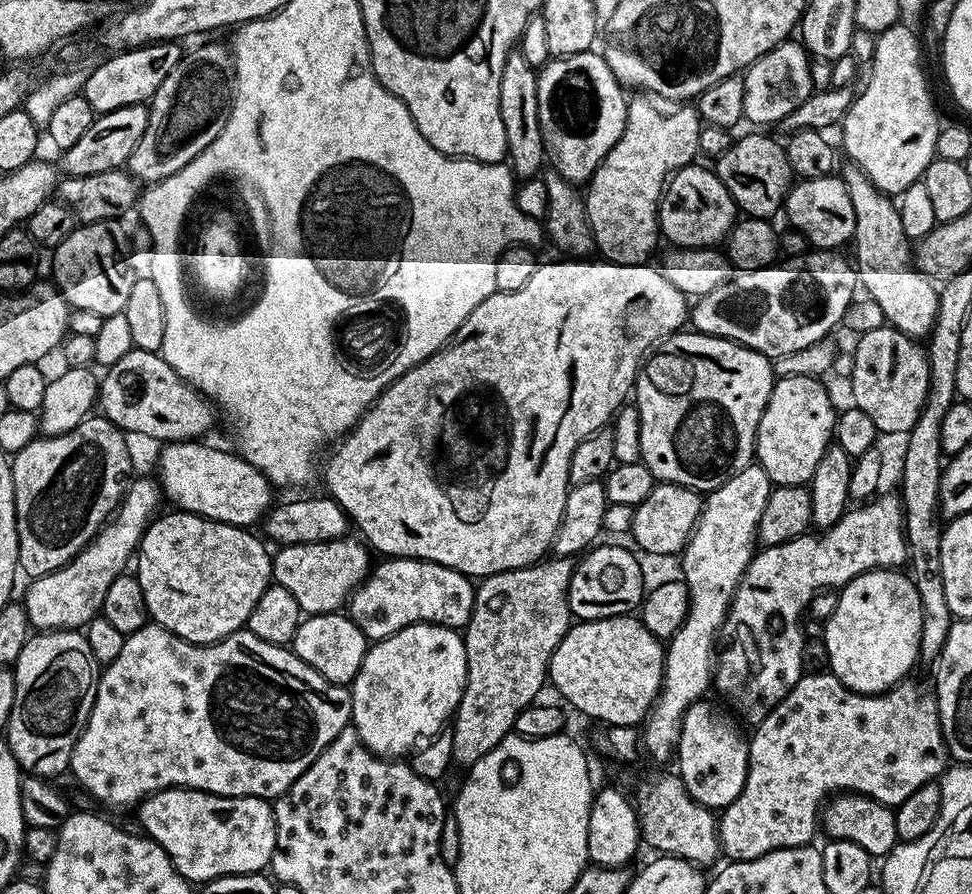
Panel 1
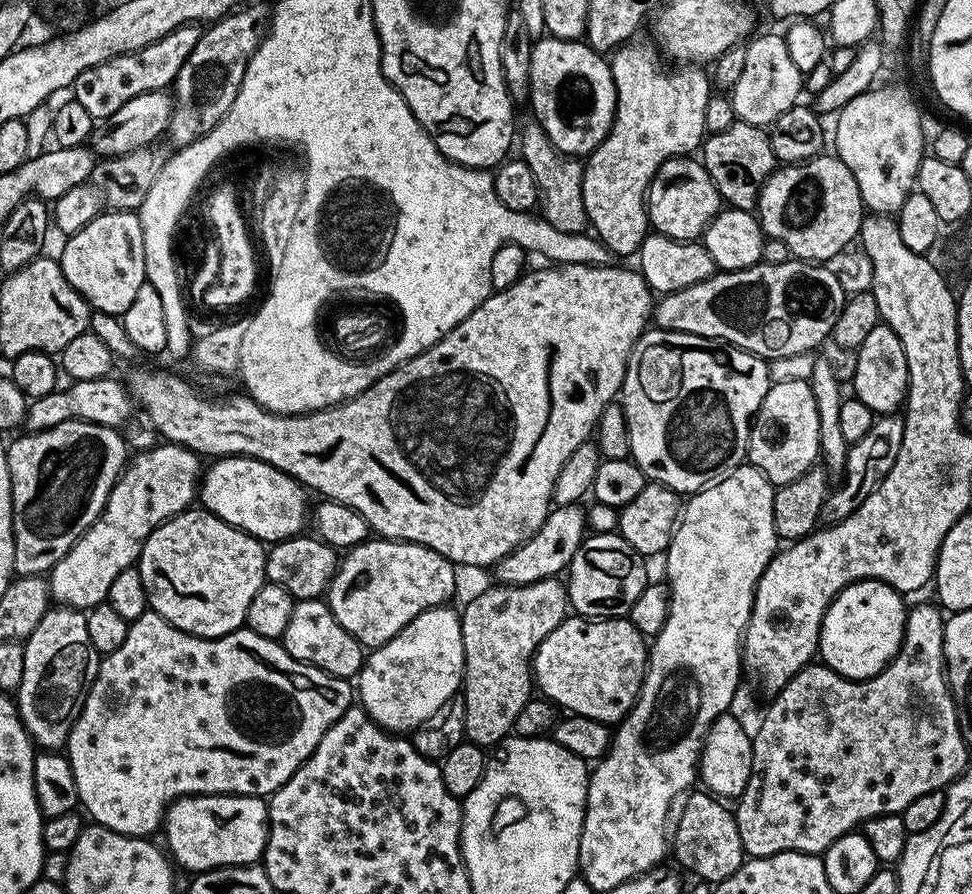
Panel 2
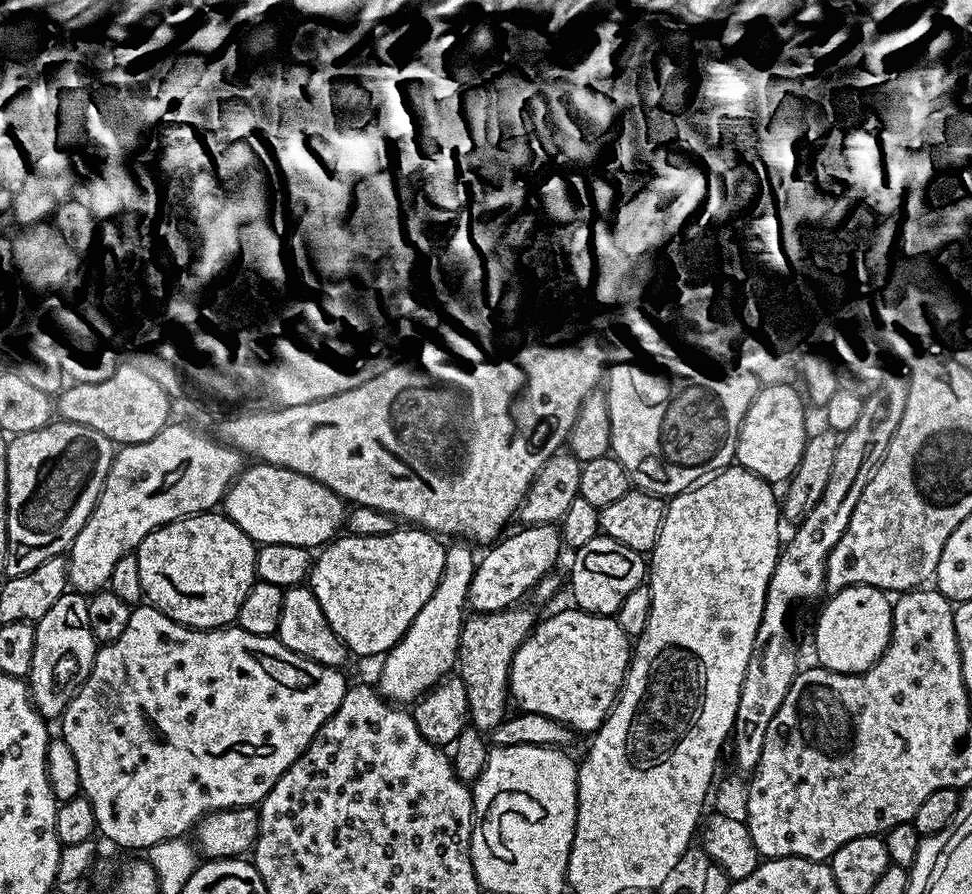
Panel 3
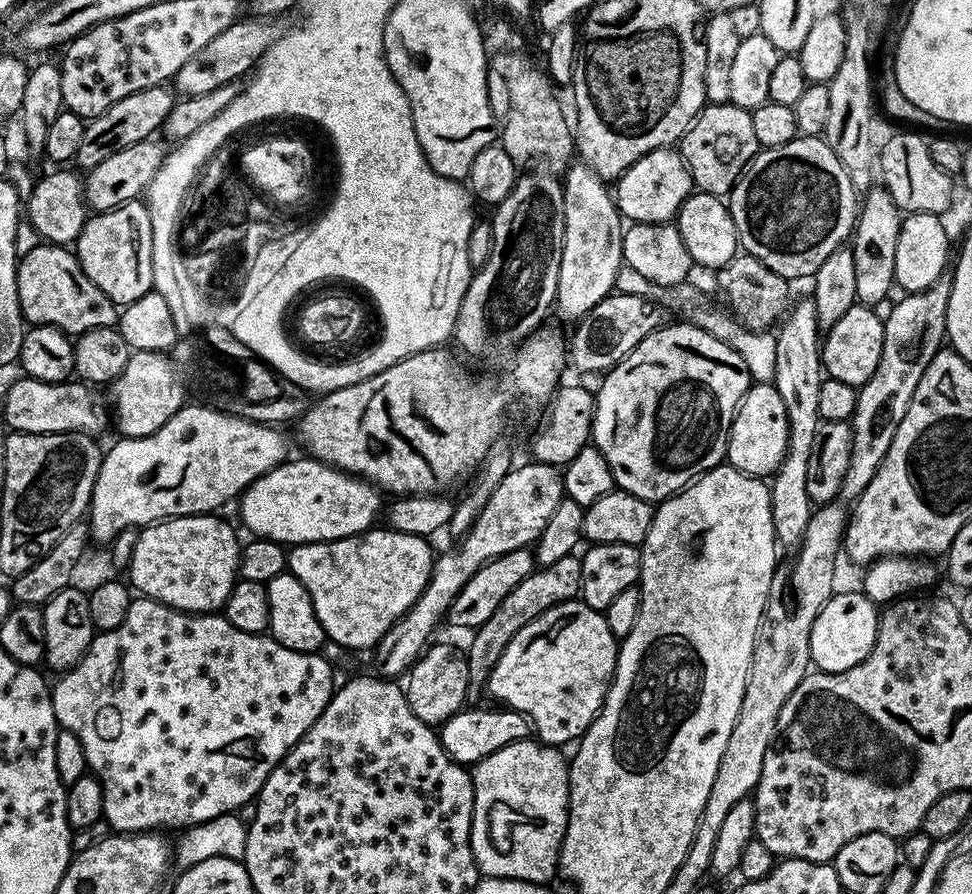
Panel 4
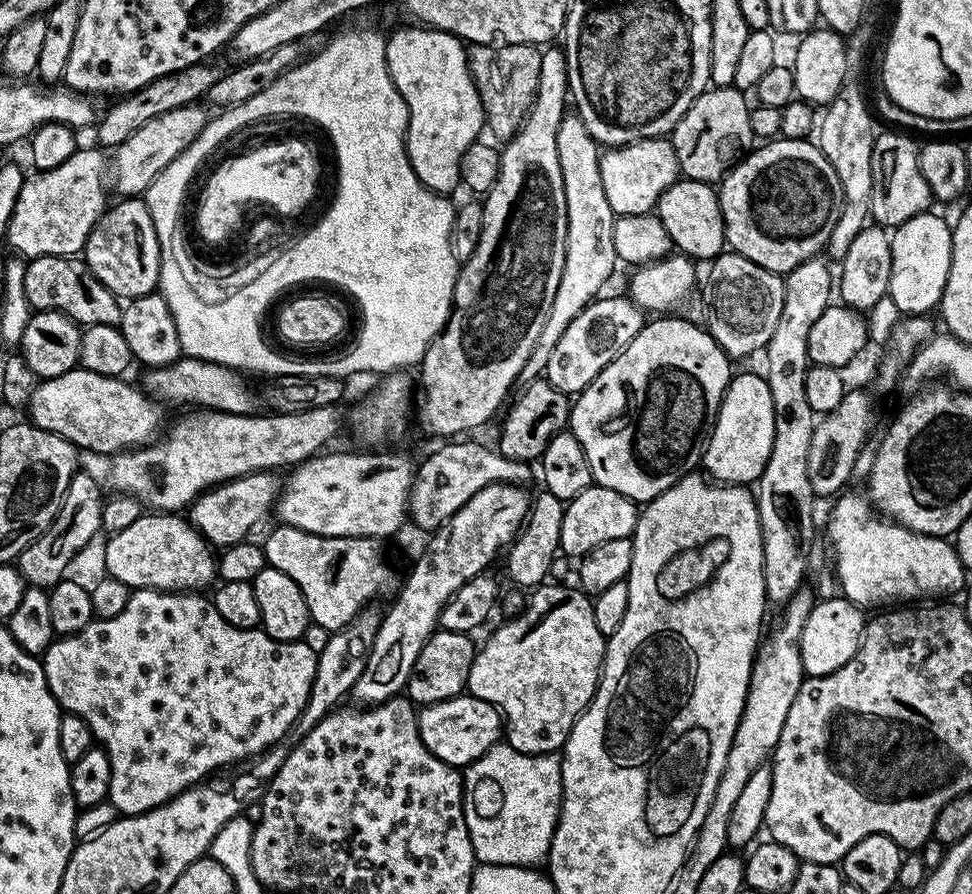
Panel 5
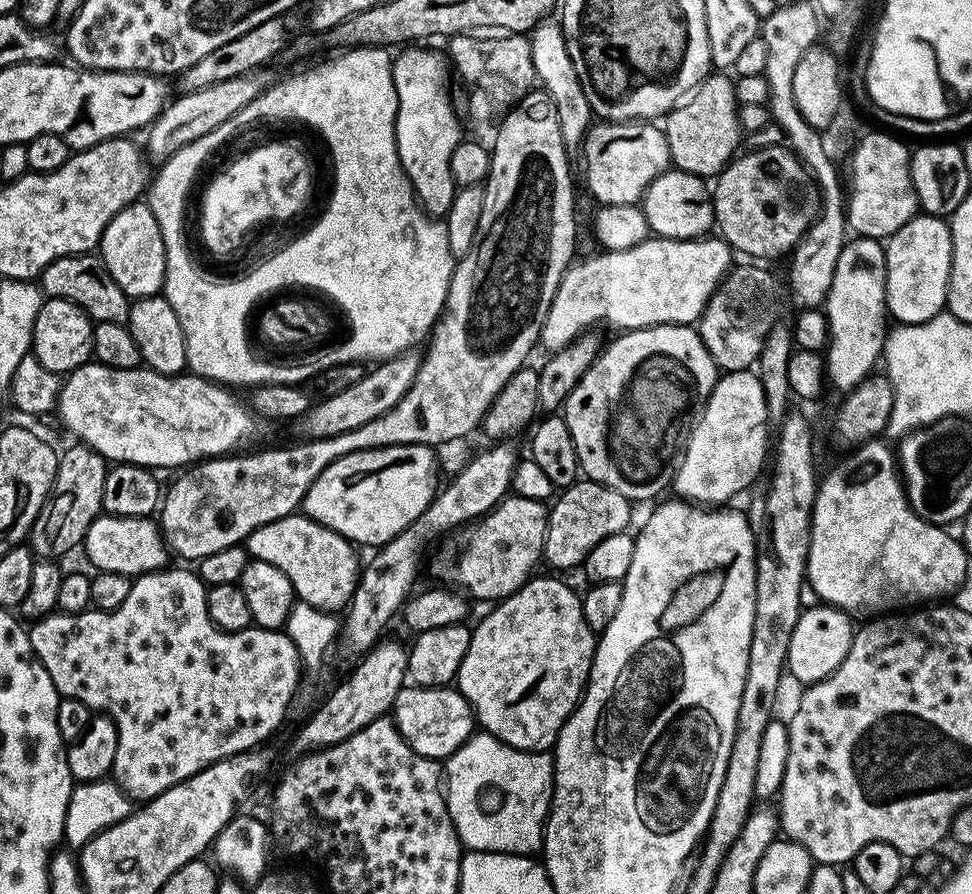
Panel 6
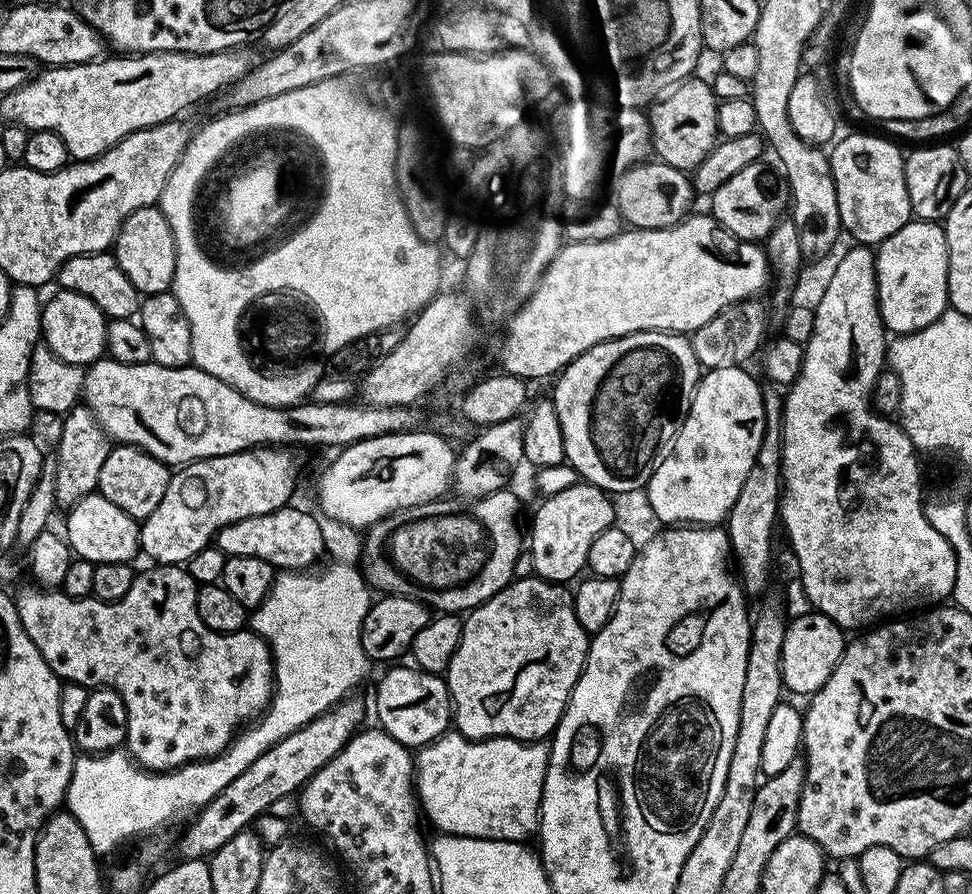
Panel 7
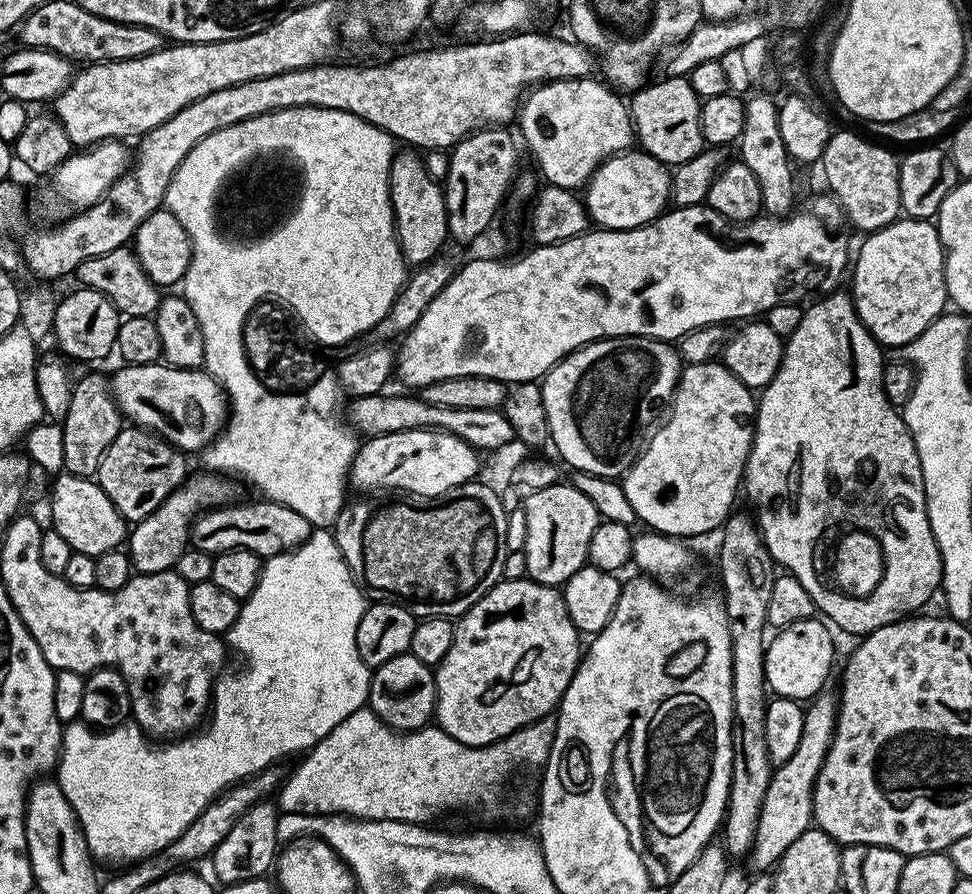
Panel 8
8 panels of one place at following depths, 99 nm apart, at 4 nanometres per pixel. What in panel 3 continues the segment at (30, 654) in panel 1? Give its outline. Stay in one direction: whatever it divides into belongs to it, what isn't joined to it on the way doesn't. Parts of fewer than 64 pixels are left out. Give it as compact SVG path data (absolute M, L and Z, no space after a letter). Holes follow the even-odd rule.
M75 590L64 592L51 610L35 621L34 627L34 662L26 683L32 704L45 721L52 722L64 715L66 706L76 697L76 691L88 681L96 657L98 645L90 630L88 596Z

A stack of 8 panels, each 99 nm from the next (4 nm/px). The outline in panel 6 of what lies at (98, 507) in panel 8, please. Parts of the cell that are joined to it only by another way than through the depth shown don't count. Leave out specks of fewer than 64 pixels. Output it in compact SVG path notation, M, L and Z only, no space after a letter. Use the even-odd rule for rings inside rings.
M101 514L86 530L82 552L88 555L93 569L133 578L158 572L169 563L170 549L155 519L147 516L110 516Z

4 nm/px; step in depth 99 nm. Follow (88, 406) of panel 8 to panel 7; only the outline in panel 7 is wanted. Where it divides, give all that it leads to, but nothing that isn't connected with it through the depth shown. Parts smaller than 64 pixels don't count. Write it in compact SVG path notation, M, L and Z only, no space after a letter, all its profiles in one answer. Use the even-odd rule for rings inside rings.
M75 406L63 417L60 441L56 444L56 502L61 509L69 510L82 498L93 495L98 489L98 474L110 451L110 441L98 418L86 406Z

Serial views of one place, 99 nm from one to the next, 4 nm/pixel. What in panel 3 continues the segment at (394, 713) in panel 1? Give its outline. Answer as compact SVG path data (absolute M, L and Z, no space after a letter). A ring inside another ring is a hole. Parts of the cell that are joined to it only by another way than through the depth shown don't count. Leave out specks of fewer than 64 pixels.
M452 542L444 549L442 578L426 606L418 610L418 618L410 622L406 634L388 652L380 664L378 691L385 700L408 706L420 699L425 692L439 684L457 667L460 650L460 627L466 619L468 587L476 569L477 557L472 556L464 542ZM452 544L452 545L451 545Z

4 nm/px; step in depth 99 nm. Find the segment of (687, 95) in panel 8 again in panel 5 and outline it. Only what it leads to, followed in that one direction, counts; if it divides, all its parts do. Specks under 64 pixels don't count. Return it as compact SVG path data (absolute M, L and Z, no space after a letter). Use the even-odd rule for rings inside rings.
M712 86L693 102L686 114L682 114L670 133L670 139L680 172L687 179L701 180L703 184L719 182L753 147L750 104L744 101L744 96L745 93L735 86Z

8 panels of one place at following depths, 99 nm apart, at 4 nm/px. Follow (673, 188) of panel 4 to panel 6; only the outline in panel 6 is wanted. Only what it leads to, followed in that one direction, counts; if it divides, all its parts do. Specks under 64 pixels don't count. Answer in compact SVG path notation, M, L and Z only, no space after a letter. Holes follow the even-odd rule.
M643 120L593 123L584 138L583 152L584 180L597 205L636 204L654 178L670 168L663 127Z

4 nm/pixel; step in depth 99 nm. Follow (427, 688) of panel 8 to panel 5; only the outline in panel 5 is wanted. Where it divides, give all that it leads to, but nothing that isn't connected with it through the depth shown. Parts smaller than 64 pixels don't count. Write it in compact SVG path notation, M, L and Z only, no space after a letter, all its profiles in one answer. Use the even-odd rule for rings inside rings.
M461 694L433 704L425 704L416 717L418 730L426 750L434 754L443 764L463 770L472 764L486 750L502 740L502 713L490 702L471 694Z

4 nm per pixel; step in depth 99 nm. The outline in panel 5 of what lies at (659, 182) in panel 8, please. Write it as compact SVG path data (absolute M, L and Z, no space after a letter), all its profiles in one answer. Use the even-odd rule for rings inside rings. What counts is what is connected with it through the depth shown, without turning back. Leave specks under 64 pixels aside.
M677 178L673 184L661 194L656 201L655 215L659 217L662 226L666 228L666 234L672 239L673 245L683 255L695 258L697 261L712 260L715 256L725 251L724 219L720 213L720 198L717 189L712 184L703 184L701 180Z

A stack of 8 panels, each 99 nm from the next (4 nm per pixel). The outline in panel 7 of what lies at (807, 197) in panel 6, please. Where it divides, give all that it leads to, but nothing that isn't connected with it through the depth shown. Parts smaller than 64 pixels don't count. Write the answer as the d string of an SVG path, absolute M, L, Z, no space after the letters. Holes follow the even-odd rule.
M757 162L739 170L738 174L734 174L732 178L722 183L722 186L718 186L716 192L710 196L710 201L712 201L710 214L712 217L714 217L727 232L734 234L740 240L751 240L753 242L767 241L768 236L772 233L778 221L785 215L786 209L790 204L787 187L782 183L781 177L777 175L777 173L776 177L770 169L763 168L762 165L763 163Z

